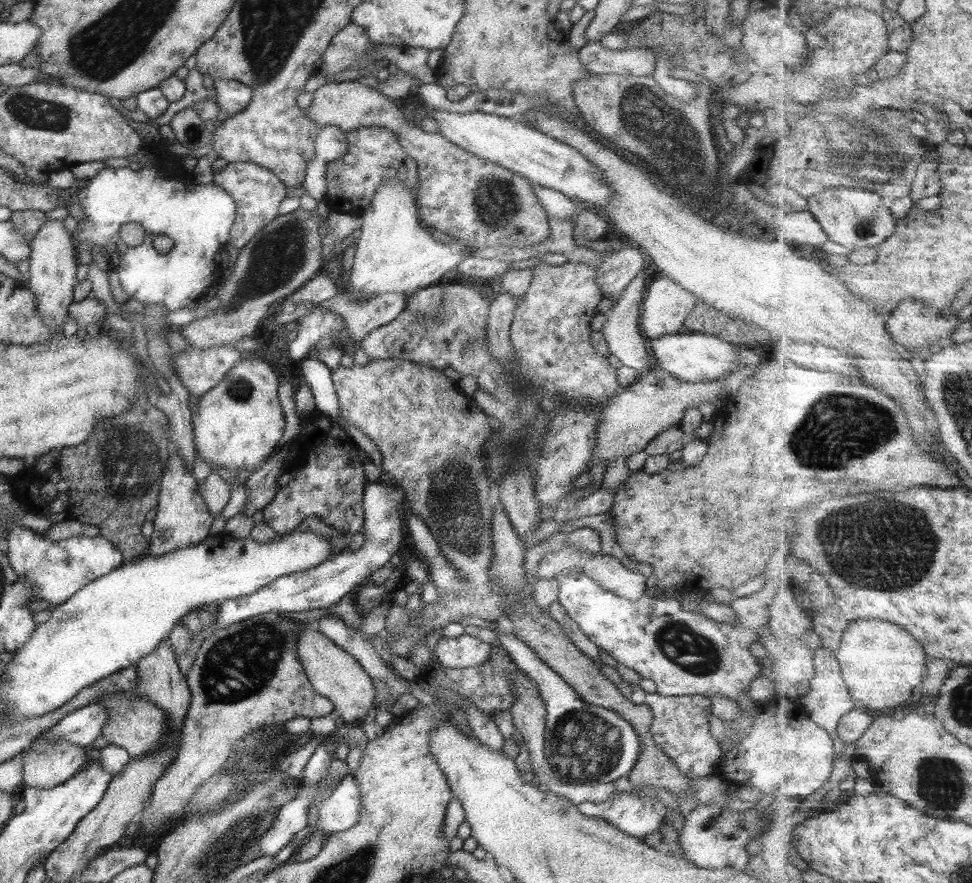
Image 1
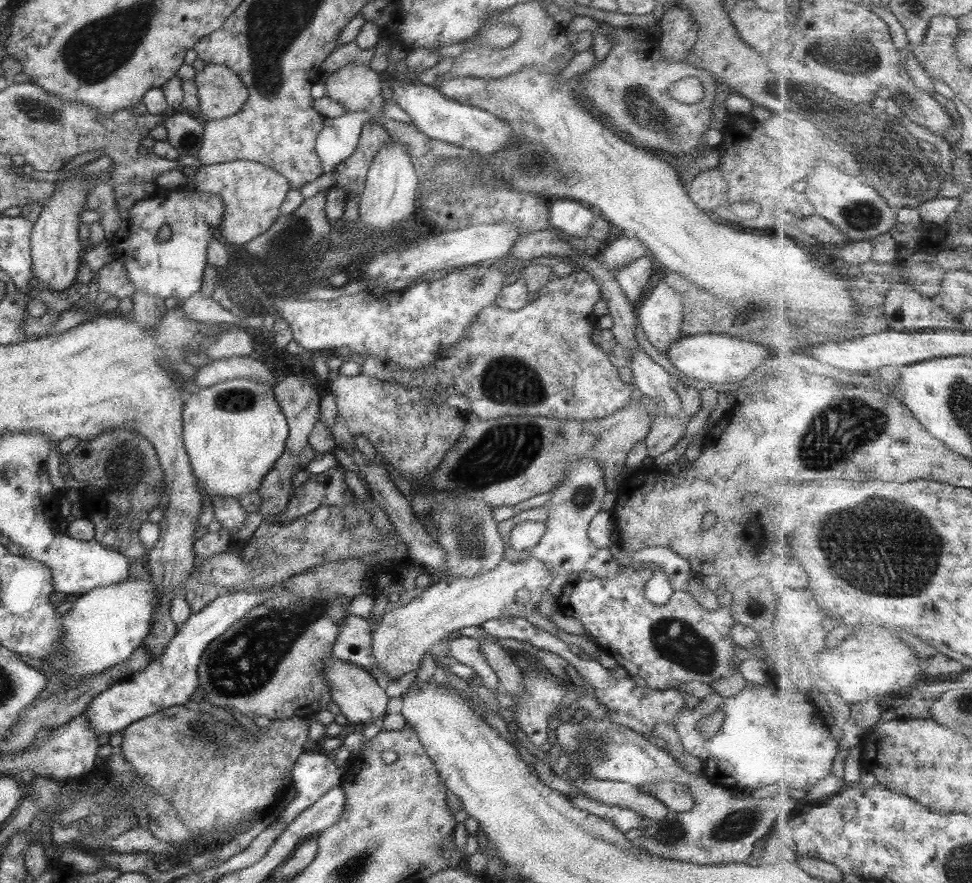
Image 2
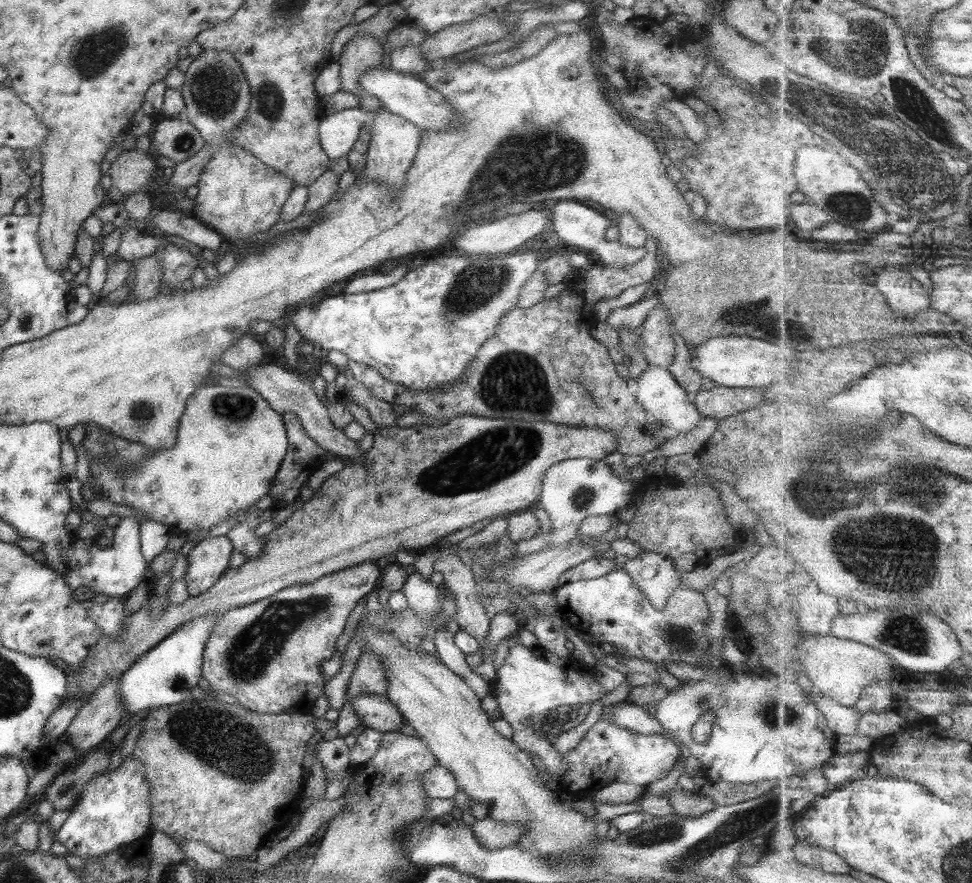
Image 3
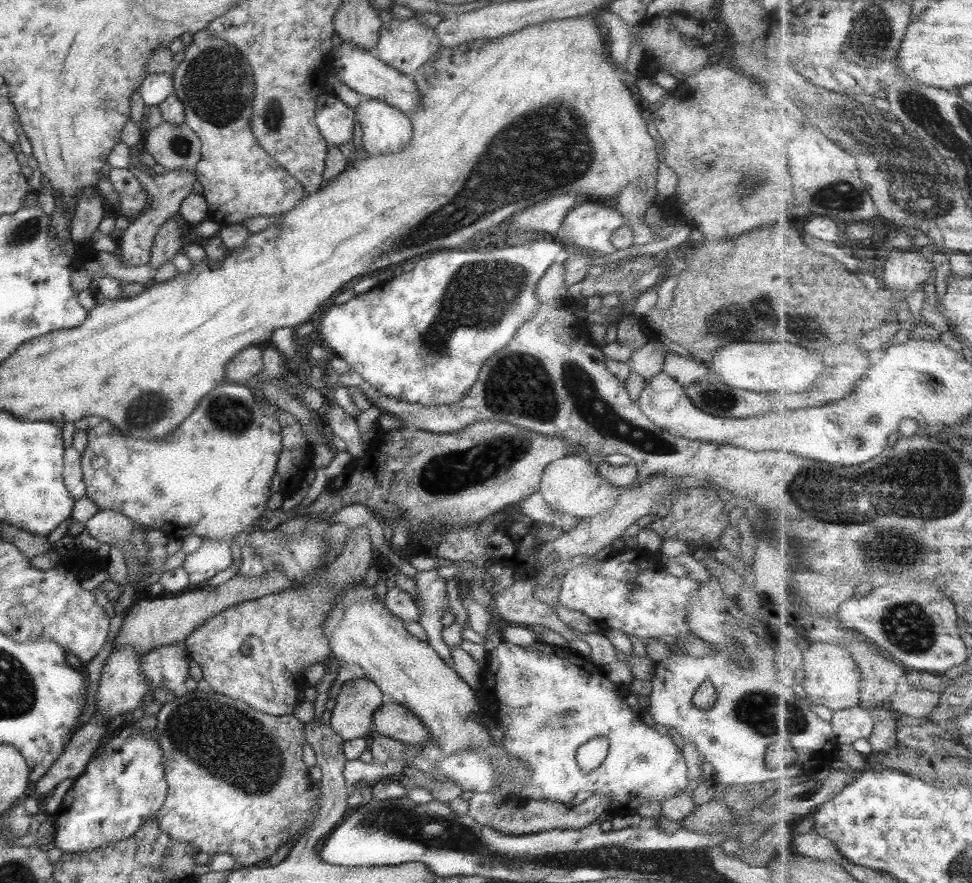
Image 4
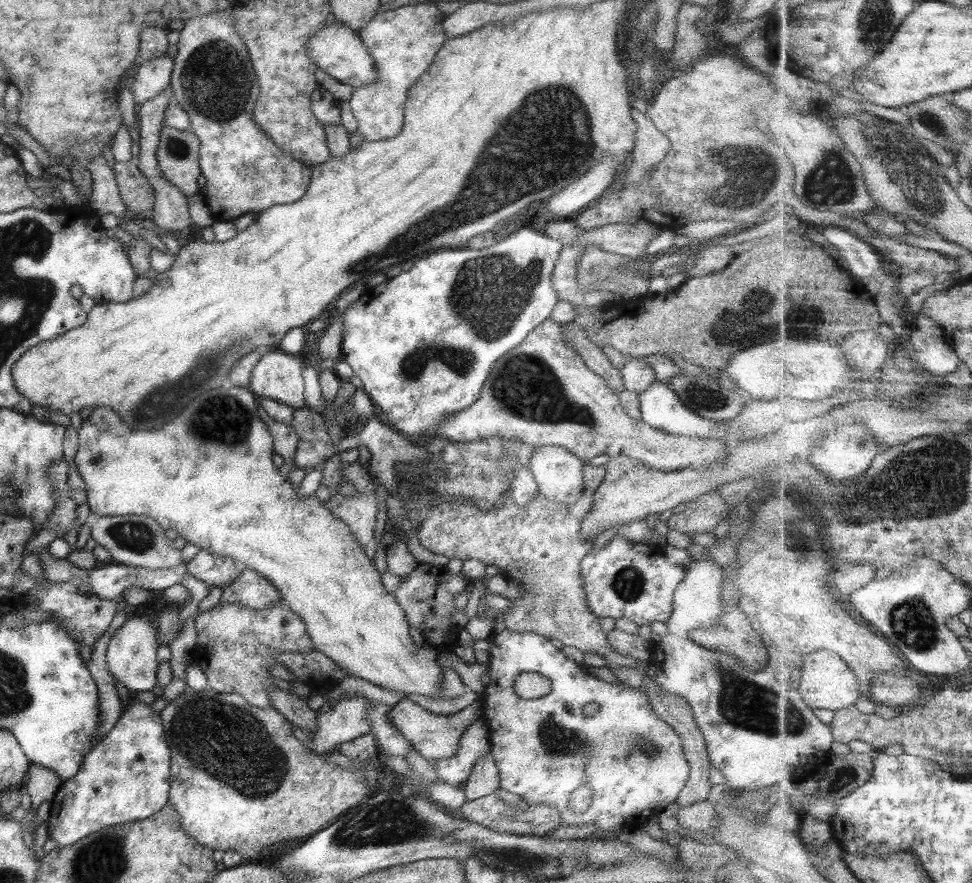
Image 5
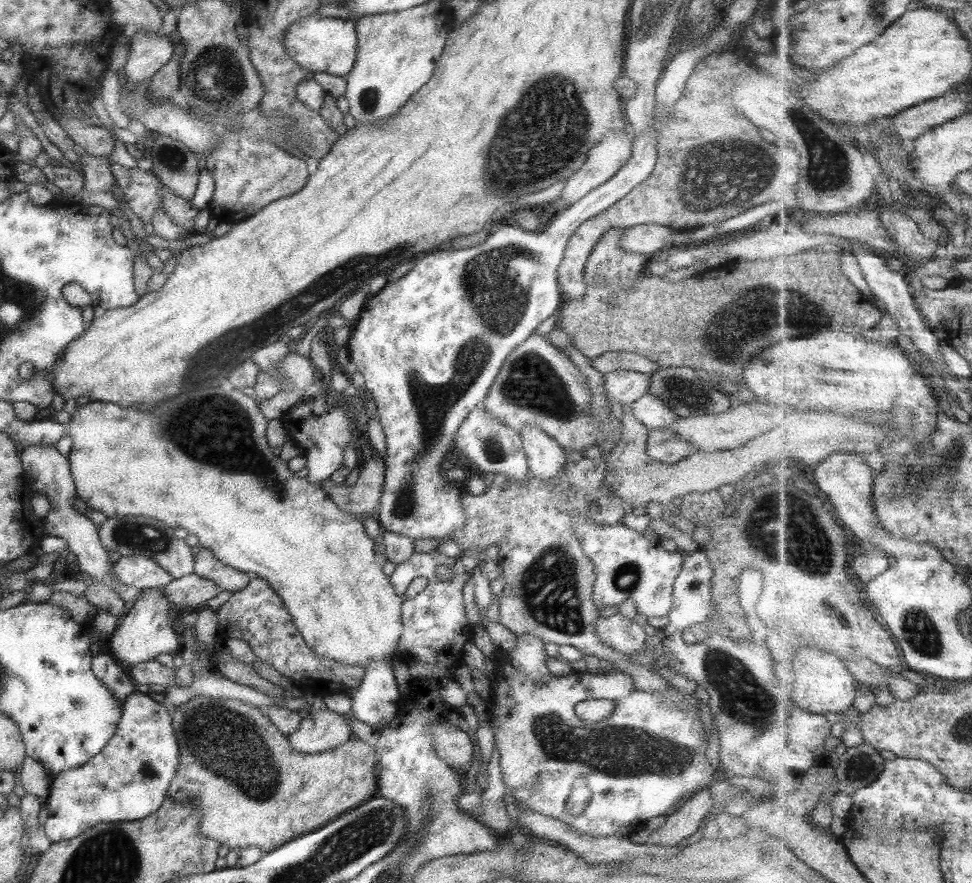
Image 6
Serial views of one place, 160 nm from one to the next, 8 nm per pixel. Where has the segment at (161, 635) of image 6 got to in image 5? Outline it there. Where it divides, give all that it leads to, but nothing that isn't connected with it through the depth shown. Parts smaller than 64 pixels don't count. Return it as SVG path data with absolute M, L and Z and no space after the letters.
M141 618L125 620L107 642L104 654L107 671L113 679L113 683L121 684L129 692L151 691L157 684L155 671L158 664L155 659L155 651L158 647L152 621Z

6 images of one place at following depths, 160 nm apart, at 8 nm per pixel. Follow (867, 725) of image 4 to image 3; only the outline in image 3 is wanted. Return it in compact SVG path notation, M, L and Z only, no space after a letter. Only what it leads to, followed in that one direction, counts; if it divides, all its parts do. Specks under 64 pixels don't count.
M812 692L813 702L823 711L831 728L838 735L849 736L861 732L858 728L862 714L855 707L843 706L832 698L824 698L822 695Z

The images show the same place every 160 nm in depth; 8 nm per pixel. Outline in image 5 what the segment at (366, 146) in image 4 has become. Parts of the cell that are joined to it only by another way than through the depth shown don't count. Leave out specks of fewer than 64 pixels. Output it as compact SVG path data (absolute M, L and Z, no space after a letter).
M405 1L401 7L379 11L357 32L376 68L376 81L370 86L352 89L346 102L363 141L393 138L401 131L407 89L428 69L433 56L445 42L441 28L444 18L435 5L414 5Z

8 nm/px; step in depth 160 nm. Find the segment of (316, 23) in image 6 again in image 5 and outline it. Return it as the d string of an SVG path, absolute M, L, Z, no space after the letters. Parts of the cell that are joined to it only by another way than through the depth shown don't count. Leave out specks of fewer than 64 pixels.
M335 22L332 25L321 26L319 30L316 30L316 33L308 38L306 53L317 68L321 68L325 74L352 89L370 86L372 82L376 81L374 62L363 46L357 32L347 28L342 23Z

